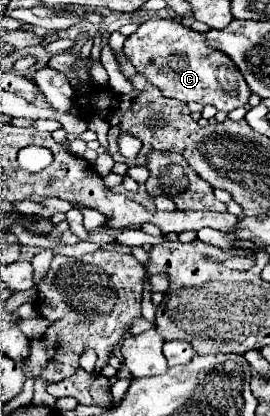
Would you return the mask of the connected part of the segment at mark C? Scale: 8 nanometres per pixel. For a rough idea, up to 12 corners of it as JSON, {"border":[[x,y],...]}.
{"border":[[148,19],[124,55],[164,97],[244,107],[250,89],[204,33]]}

